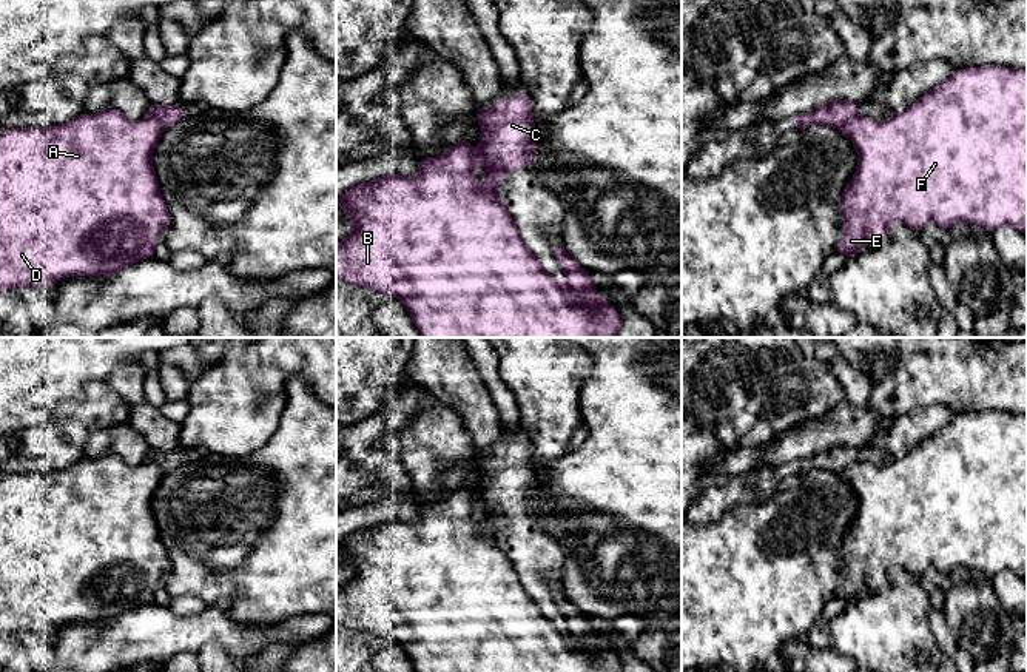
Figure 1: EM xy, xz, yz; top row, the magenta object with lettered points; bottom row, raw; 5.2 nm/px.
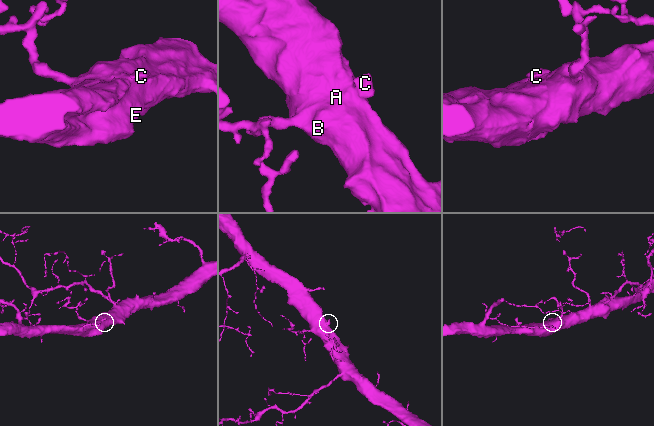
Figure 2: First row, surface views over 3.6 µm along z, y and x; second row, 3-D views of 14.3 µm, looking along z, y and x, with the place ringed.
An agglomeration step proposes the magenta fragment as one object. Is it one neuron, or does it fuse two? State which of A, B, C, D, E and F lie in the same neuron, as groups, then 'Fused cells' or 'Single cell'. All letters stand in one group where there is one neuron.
Groups: A B D E F / C. Fused cells

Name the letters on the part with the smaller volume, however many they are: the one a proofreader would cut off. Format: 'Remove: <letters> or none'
Remove: C

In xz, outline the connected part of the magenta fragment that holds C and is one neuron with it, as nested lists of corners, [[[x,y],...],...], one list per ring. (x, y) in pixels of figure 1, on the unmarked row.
[[[517,438],[475,459],[481,470],[480,487],[489,507],[504,515],[524,515],[537,495],[537,473],[532,445]]]

